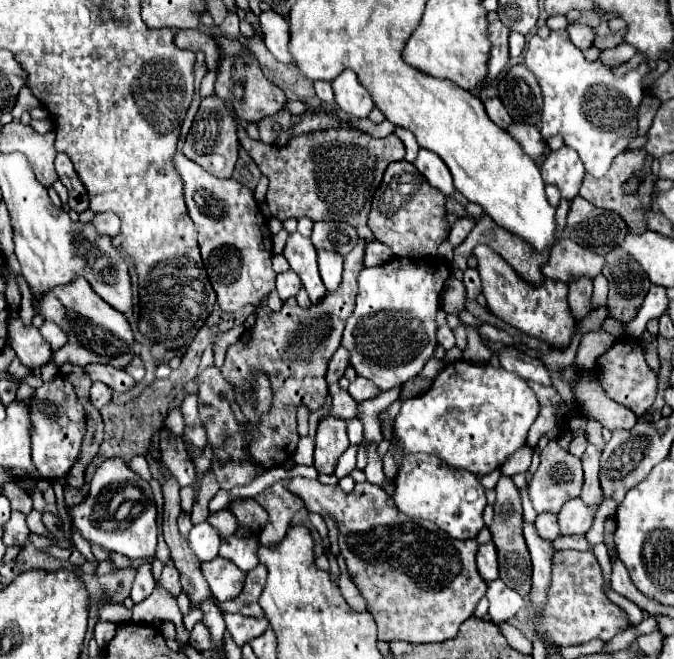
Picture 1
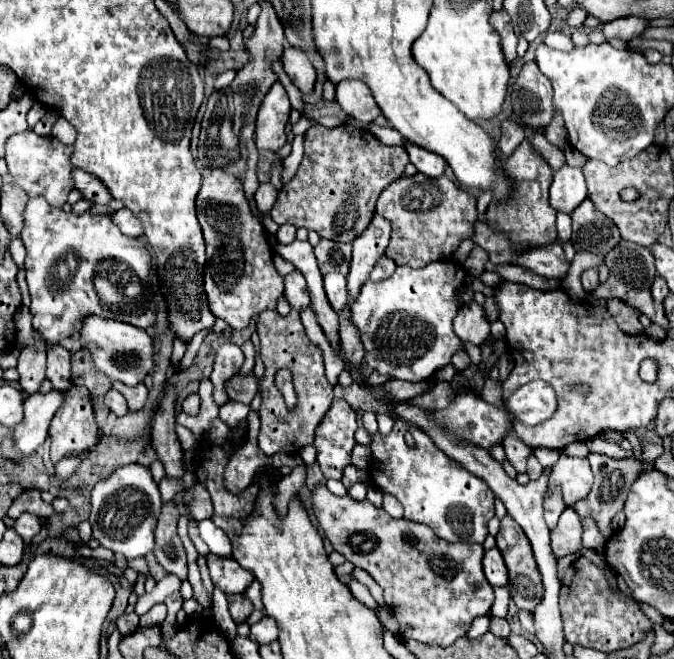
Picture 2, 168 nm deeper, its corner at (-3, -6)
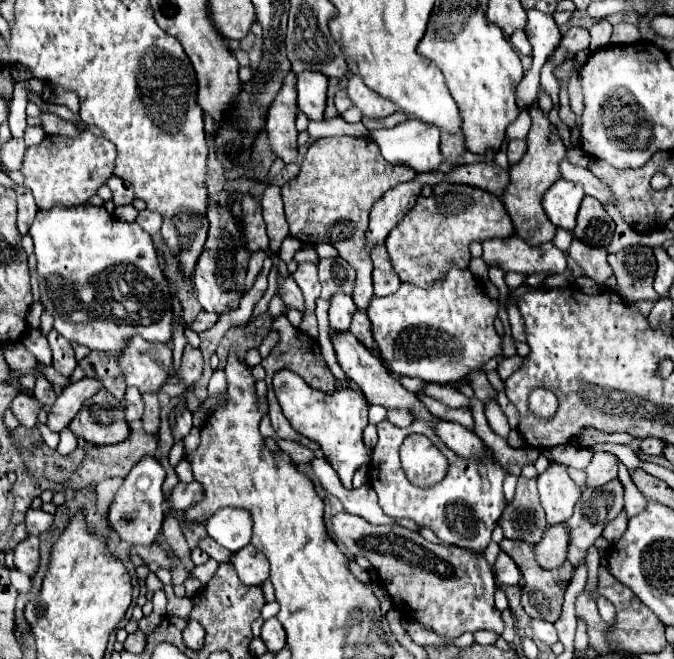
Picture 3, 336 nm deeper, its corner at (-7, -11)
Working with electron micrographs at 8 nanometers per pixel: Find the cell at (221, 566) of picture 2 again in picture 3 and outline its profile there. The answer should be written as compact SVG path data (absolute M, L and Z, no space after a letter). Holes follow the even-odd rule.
M247 544L239 552L233 554L231 564L235 566L239 580L245 584L263 584L269 578L269 562L263 552L259 552L253 544Z

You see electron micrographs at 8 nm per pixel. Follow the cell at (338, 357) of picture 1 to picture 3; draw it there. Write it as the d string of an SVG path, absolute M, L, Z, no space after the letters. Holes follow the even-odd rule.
M357 310L353 314L353 322L351 322L351 332L361 340L361 344L367 344L369 348L373 348L373 332L371 332L371 320L367 318L365 310Z

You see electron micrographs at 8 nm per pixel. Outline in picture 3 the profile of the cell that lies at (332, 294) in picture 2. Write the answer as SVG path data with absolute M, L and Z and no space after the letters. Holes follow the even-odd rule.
M339 292L331 298L331 308L329 308L329 328L333 332L347 332L351 324L351 316L357 310L353 304L353 298Z

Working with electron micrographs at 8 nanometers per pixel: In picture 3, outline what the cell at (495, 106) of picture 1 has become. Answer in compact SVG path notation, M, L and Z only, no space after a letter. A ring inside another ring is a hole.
M511 140L507 146L507 156L509 156L509 164L517 164L527 152L527 144L525 140Z

